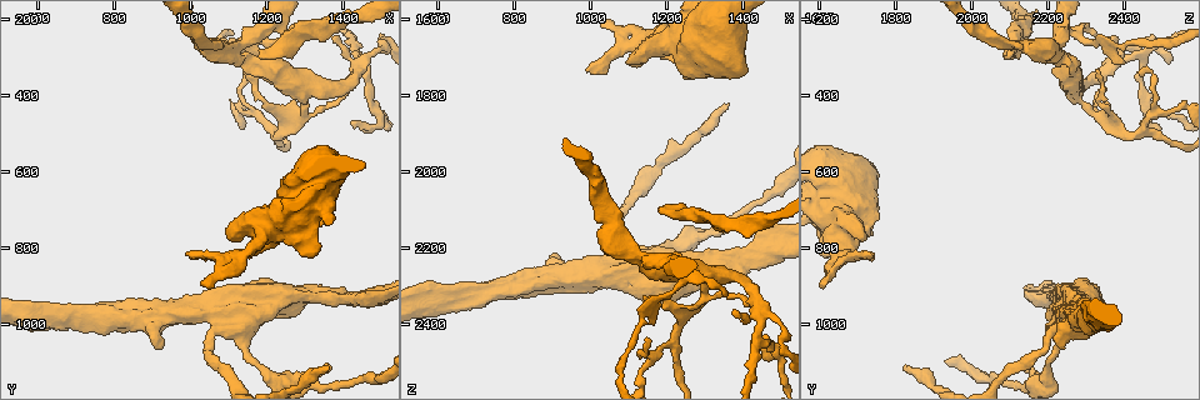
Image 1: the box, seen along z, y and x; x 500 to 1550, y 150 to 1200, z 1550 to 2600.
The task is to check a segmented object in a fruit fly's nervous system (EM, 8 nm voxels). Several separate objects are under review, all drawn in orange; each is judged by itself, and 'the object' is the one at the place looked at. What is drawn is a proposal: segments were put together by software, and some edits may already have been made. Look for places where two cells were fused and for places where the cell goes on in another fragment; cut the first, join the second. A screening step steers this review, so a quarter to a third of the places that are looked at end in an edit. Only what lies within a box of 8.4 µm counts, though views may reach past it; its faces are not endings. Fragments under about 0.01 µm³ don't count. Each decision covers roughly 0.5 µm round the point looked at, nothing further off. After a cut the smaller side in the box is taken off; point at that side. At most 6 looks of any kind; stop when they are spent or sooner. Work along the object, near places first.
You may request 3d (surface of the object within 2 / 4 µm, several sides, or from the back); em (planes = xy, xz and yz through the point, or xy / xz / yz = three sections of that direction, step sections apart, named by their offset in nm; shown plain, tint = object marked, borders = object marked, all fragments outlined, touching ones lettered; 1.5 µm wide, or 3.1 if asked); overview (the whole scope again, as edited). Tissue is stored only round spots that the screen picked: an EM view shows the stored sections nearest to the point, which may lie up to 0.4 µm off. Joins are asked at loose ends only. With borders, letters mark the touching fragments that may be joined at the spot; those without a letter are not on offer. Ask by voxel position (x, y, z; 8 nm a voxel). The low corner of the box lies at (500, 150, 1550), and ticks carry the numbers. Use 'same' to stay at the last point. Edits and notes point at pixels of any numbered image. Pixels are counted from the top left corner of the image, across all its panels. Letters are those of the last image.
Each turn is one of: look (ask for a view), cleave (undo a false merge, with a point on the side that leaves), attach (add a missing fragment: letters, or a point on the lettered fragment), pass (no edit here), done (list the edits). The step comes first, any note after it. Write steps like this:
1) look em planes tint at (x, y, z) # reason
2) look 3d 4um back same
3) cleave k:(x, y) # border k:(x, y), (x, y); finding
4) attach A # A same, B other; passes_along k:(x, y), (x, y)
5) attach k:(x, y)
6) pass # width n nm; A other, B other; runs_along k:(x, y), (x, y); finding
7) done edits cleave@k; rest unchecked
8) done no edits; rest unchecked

look 3d 2um at (995, 815, 1745) # an open end

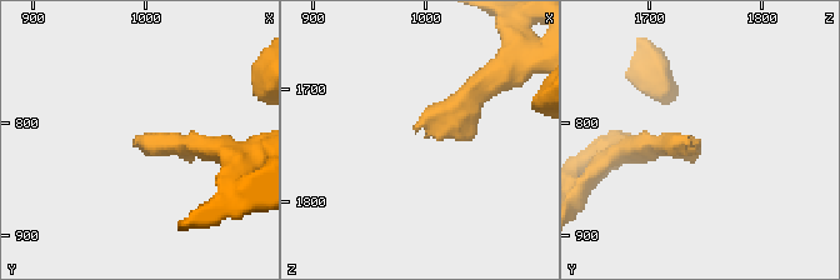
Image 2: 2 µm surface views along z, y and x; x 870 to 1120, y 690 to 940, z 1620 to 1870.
look em planes borders at (990, 818, 1740)

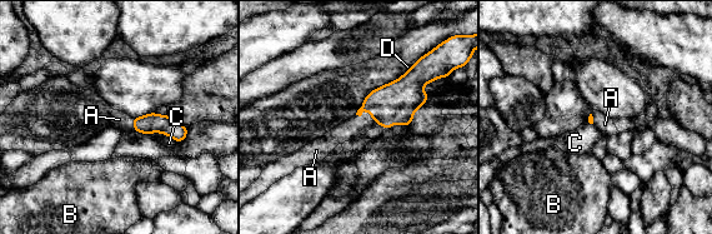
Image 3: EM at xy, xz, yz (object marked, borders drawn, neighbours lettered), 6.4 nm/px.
attach A # A same, B other, C other, D other; passes_along 3:(395, 103), (367, 109), (346, 130); it goes on there

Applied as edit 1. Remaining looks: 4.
look overview

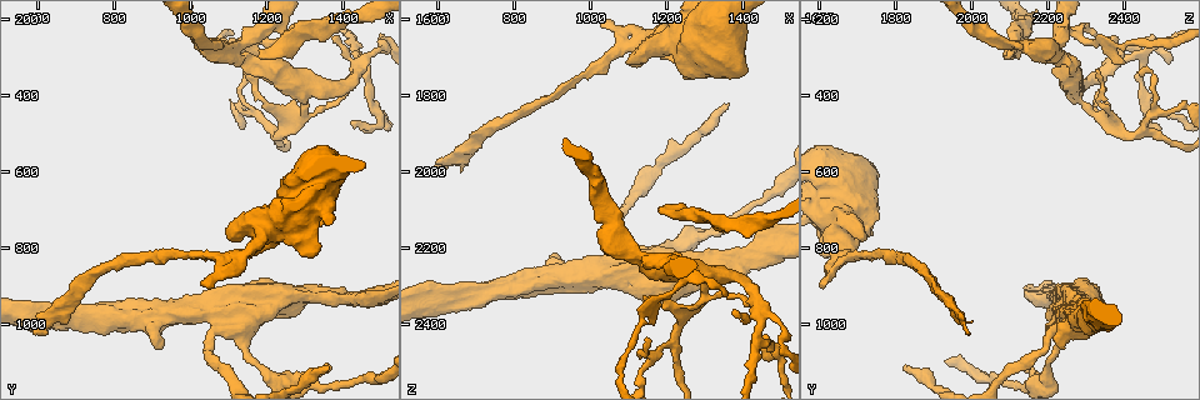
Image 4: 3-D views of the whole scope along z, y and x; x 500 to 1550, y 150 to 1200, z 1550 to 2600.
look 3d 4um at (1185, 305, 2095)

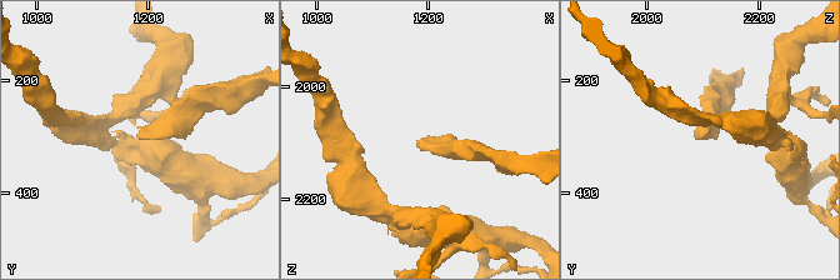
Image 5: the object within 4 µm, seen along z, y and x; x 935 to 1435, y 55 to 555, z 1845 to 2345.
look em xy step 8 borders at (1180, 295, 2095) # now the EM

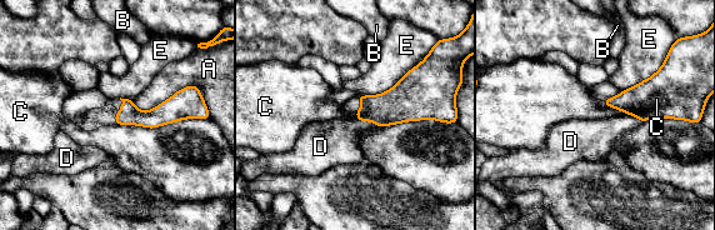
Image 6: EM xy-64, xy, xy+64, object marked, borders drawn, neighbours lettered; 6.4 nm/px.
attach D # longest_contact A 440 nm; A other, B other, C other, D same, E other; it goes on there

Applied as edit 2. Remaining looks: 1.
look em planes borders at (1135, 335, 2330) # thin end

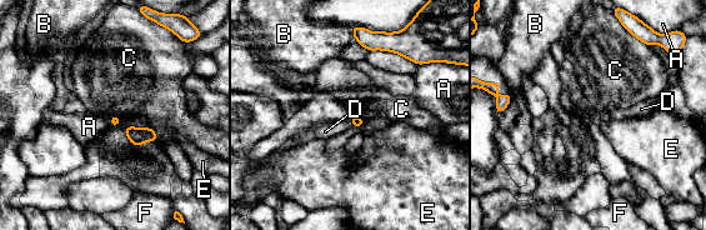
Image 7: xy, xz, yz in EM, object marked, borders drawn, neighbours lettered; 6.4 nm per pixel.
attach D # A other, B other, C other, D same, E other, F other; passes_along 7:(356, 121), (351, 123), (325, 131); the cell continues

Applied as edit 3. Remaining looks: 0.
done edits attach@3, attach@6, attach@7; rest unchecked

